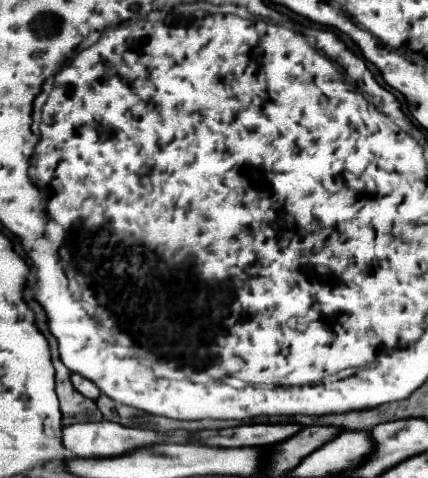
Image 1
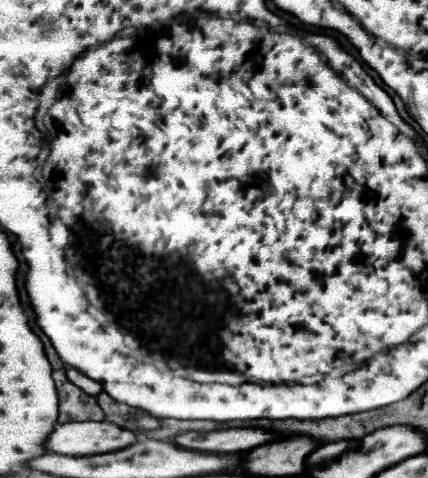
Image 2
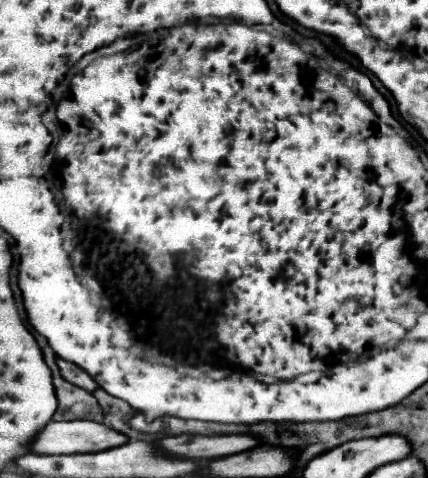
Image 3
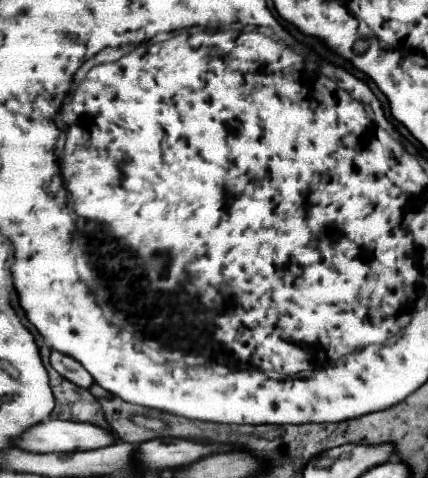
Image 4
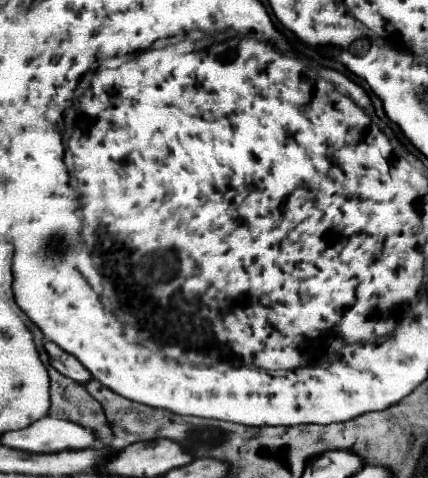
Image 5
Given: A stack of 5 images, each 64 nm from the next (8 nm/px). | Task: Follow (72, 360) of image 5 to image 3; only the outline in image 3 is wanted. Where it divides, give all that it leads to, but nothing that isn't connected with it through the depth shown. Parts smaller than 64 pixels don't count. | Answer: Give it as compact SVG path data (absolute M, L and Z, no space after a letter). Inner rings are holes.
M56 356L56 364L58 364L64 380L68 380L68 382L72 382L72 384L88 390L88 392L94 392L98 388L98 384L92 380L92 376L88 372L84 372L80 366L76 366L64 358L58 358L58 356Z

